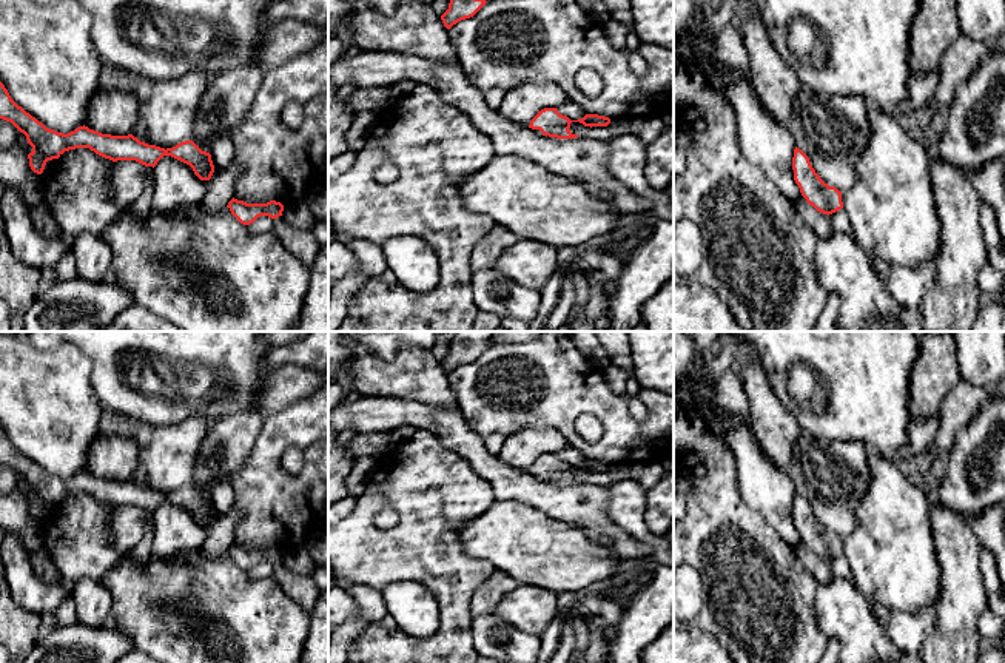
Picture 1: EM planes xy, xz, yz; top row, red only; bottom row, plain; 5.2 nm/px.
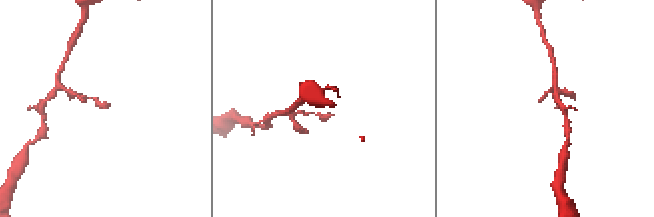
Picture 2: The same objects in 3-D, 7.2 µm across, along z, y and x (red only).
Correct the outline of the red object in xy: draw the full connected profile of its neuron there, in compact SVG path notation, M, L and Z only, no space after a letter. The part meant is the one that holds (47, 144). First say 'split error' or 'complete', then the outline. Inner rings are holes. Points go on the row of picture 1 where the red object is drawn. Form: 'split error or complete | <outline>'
complete | M0 82L0 119L11 122L26 136L32 151L28 154L29 167L42 174L48 160L59 159L65 151L89 148L96 154L117 160L136 160L145 167L156 167L163 156L171 156L190 165L200 180L210 180L214 173L211 154L202 151L193 140L185 140L173 148L160 148L140 142L133 134L111 136L79 126L63 134L46 128L42 122L18 106Z

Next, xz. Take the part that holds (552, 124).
complete | M544 108L530 120L529 128L539 130L543 136L556 139L575 139L580 137L570 133L570 123L580 122L584 126L607 126L610 123L609 117L598 114L586 114L583 119L570 120L569 117L558 113L556 108Z

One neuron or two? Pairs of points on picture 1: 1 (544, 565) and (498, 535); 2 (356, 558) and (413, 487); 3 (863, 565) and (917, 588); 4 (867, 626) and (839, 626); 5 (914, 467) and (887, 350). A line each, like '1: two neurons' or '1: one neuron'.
1: one neuron
2: one neuron
3: one neuron
4: one neuron
5: two neurons

